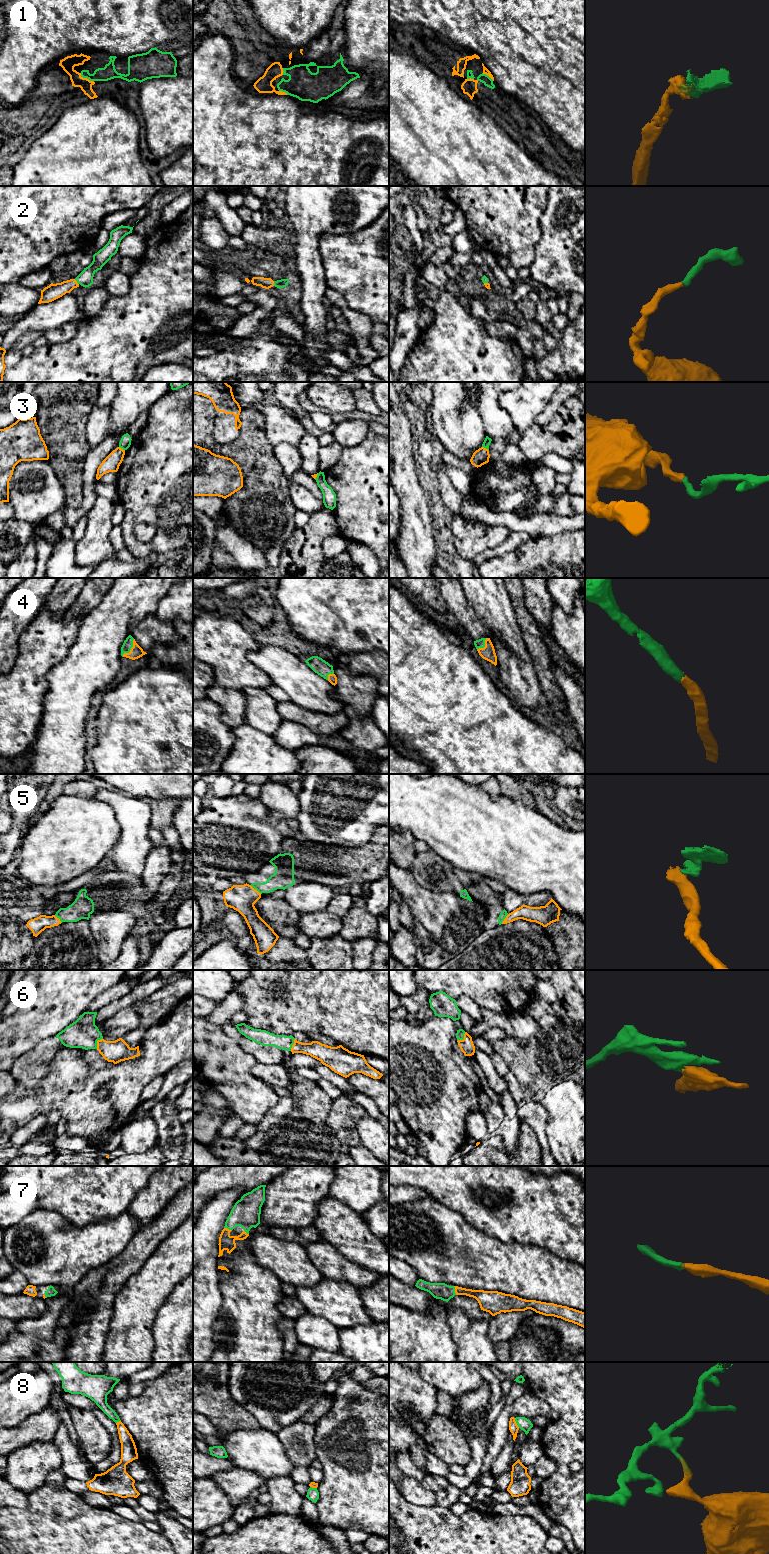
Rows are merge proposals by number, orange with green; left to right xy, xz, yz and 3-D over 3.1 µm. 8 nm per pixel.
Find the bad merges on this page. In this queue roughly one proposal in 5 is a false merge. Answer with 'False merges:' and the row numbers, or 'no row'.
False merges: 3, 5, 8

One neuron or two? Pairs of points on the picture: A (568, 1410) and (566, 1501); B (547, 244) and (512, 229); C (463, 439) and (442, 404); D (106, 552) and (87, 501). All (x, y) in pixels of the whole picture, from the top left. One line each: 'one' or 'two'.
A: one
B: two
C: one
D: two

